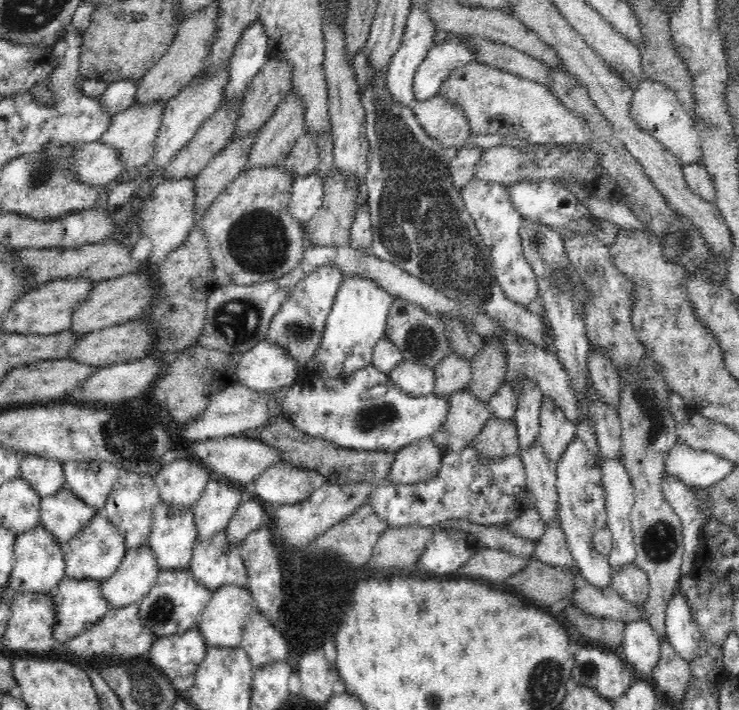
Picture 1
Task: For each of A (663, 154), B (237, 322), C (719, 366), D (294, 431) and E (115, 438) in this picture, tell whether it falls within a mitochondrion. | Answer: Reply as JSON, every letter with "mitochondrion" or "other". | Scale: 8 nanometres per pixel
{"A":"other","B":"mitochondrion","C":"other","D":"other","E":"mitochondrion"}

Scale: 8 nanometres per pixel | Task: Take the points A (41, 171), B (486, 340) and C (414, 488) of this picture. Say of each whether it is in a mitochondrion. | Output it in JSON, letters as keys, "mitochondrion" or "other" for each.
{"A":"mitochondrion","B":"other","C":"other"}

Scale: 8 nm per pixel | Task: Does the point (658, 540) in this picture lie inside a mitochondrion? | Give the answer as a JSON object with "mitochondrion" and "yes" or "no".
{"mitochondrion":"yes"}

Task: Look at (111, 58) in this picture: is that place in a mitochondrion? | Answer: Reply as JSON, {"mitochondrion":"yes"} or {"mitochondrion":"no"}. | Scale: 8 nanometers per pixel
{"mitochondrion":"no"}

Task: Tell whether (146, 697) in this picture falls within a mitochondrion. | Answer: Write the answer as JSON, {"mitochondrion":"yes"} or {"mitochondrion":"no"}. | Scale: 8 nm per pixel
{"mitochondrion":"yes"}

